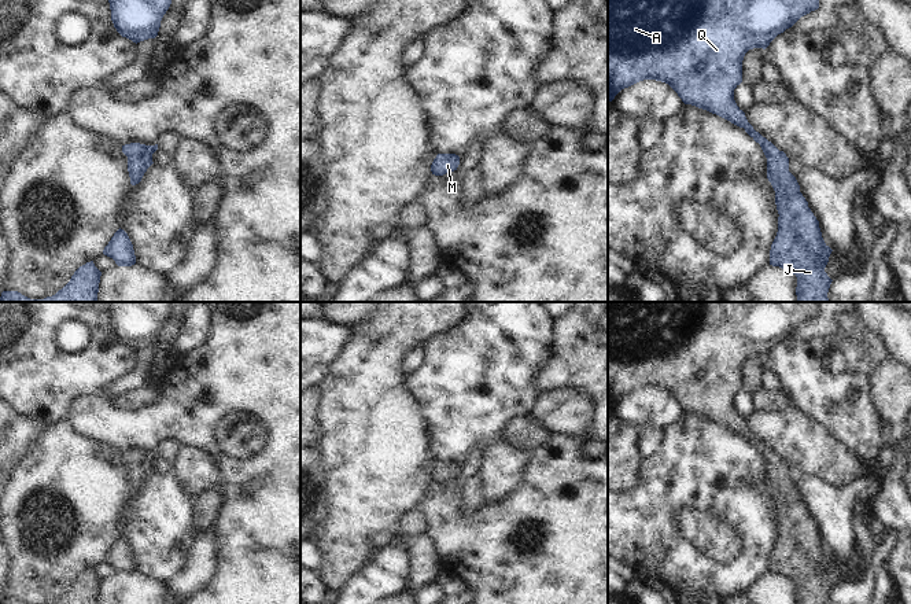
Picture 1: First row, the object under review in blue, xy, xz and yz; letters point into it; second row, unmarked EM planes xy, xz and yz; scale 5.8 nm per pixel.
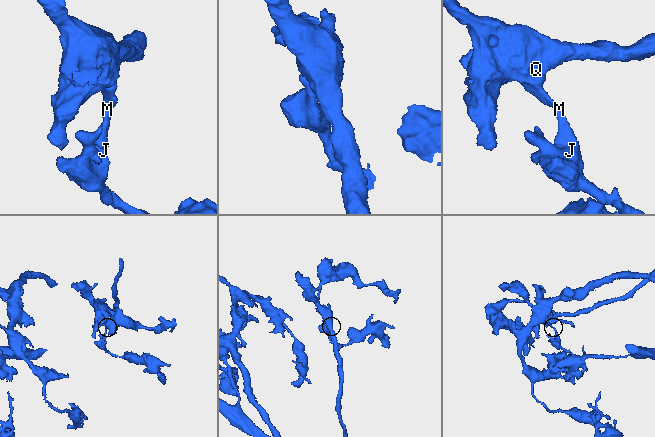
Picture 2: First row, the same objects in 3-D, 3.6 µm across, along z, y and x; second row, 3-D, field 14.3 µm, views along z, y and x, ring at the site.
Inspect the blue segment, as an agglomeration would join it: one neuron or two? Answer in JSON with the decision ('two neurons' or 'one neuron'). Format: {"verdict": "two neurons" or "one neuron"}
{"verdict": "one neuron"}

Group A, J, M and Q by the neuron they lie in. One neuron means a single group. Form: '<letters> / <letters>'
A J M Q

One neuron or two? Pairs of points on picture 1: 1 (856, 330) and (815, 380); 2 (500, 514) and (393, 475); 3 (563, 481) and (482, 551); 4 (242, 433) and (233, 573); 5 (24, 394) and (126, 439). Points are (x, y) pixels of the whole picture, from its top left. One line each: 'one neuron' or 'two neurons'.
1: one neuron
2: two neurons
3: one neuron
4: one neuron
5: two neurons

